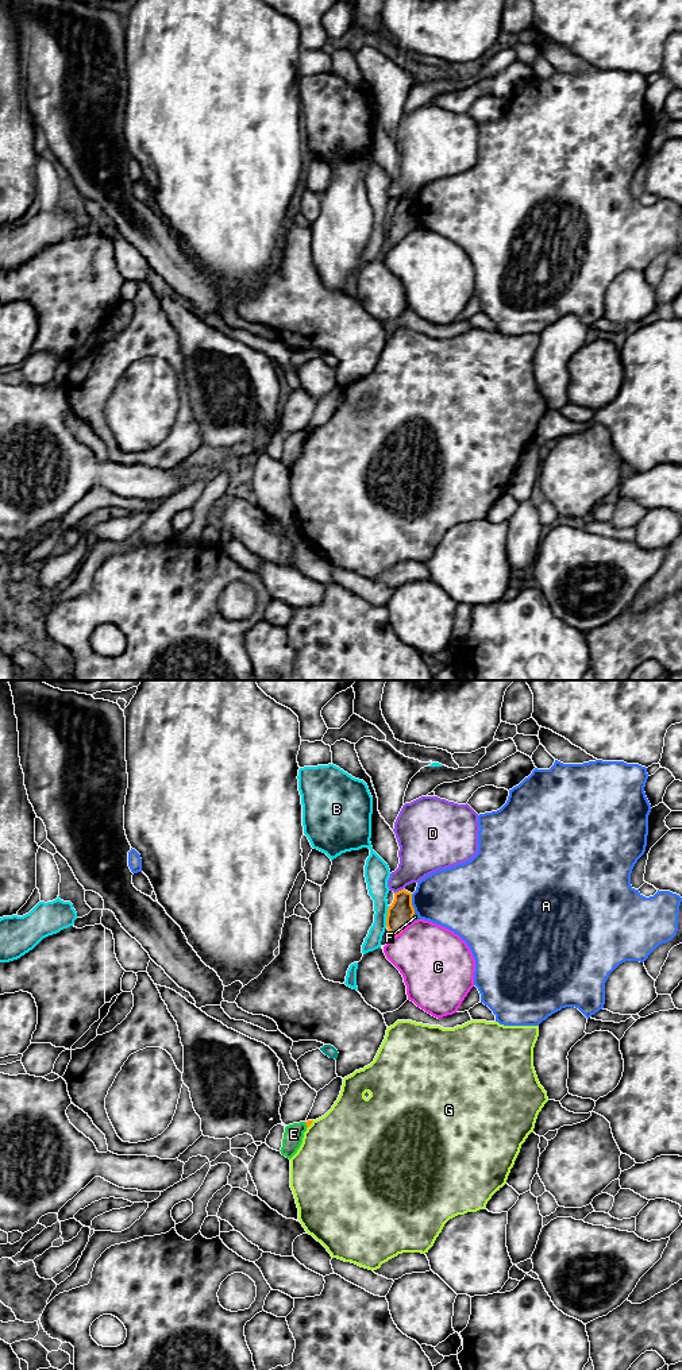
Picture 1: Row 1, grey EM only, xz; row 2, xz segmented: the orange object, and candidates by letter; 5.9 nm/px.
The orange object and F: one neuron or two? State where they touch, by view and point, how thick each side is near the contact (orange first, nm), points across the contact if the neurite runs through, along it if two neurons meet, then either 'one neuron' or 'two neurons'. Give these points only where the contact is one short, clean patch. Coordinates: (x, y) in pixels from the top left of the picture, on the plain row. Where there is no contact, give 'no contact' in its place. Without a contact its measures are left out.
contact xz (412, 226); calibres 160 and 30 nm; two neurons

